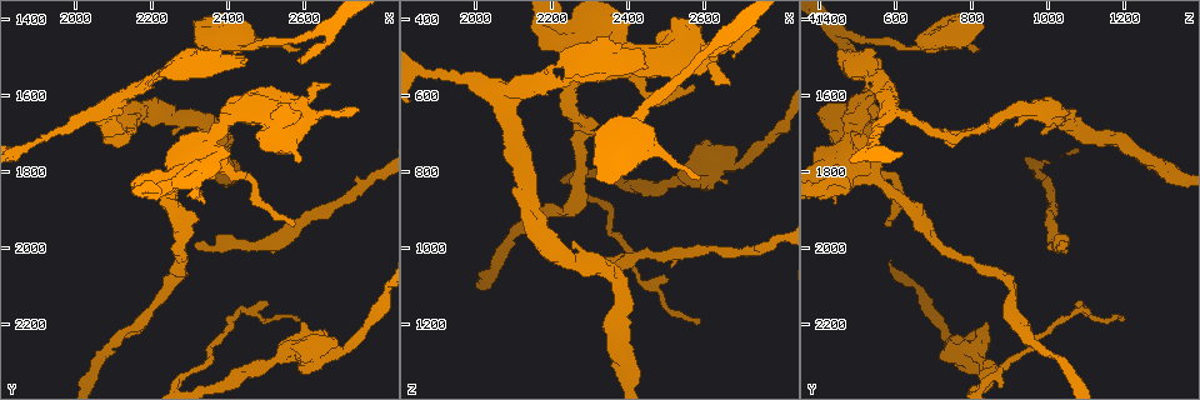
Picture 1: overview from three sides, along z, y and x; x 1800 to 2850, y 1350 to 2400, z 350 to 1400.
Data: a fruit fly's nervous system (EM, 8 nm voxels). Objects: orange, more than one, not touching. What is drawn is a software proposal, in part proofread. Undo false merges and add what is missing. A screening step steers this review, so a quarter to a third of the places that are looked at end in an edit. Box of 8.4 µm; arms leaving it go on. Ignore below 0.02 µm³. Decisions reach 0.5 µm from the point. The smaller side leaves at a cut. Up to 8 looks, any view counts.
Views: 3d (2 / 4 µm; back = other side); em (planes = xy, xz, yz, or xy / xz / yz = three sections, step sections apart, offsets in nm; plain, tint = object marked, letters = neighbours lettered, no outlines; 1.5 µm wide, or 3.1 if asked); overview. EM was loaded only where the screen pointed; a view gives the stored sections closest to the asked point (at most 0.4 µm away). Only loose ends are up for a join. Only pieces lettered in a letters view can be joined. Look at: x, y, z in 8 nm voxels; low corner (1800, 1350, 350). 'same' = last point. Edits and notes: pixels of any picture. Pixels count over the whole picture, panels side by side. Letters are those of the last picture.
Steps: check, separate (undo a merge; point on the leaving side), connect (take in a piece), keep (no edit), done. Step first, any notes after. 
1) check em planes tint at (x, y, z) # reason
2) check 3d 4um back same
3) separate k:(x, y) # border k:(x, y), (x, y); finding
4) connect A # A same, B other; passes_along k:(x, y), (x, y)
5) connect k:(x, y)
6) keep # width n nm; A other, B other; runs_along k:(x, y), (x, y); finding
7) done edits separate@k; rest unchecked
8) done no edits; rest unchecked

check 3d 2um at (2575, 1945, 585) # branch stops here

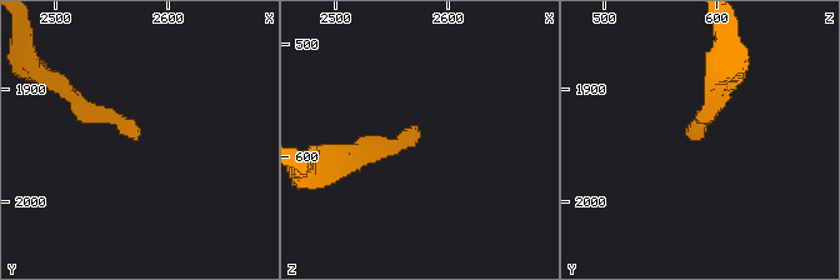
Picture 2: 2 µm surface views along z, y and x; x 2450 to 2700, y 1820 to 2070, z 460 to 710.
check em planes letters at (2570, 1948, 580) # shape alone is not enough

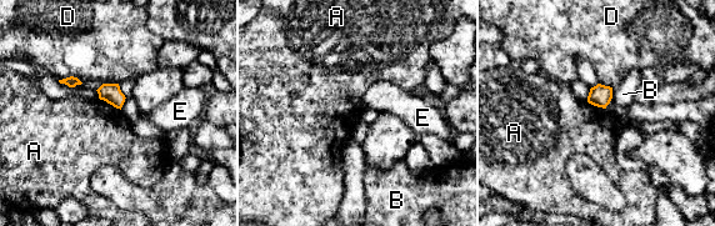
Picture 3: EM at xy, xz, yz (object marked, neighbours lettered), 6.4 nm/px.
keep # width 130 nm; A other, B other, D other, E other; border 3:(99, 98), (120, 110); no lettered piece goes on from it

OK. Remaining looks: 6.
check em yz step 8 plain at (2705, 2265, 780) # abrupt turn

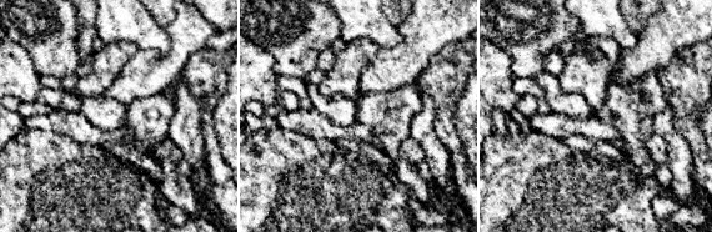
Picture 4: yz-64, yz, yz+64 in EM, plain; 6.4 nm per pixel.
check em yz step 8 tint same # with the object marked

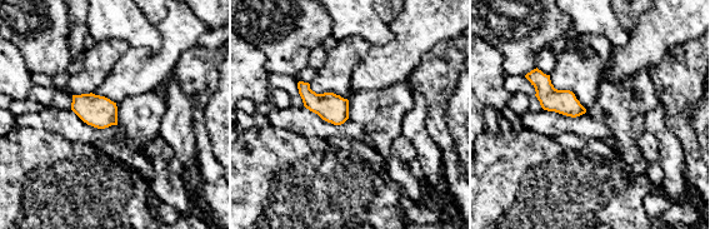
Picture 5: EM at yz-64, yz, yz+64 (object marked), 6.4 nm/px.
check em yz step 8 letters same # what lies round it

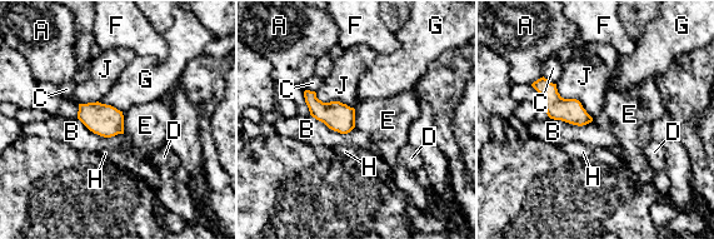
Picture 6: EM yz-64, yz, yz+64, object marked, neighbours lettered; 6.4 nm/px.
keep # A other, B other, C other, D other, E other, F other, G other, H other, J other; border 6:(98, 101), (110, 104), (121, 111); one cell here

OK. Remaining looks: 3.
check em xy step 4 letters at (2320, 1995, 1045)

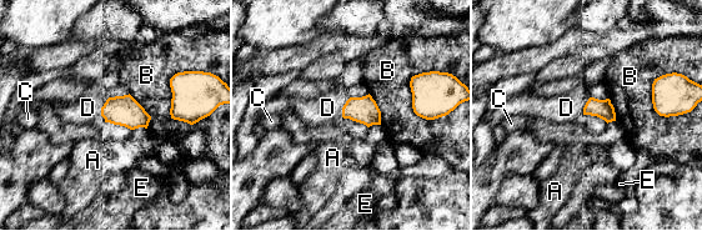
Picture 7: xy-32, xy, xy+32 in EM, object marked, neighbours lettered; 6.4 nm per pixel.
connect D # width 120 nm; A other, B other, C other, D same, E other; the cell continues

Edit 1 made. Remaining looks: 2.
done edits connect@7; rest unchecked

